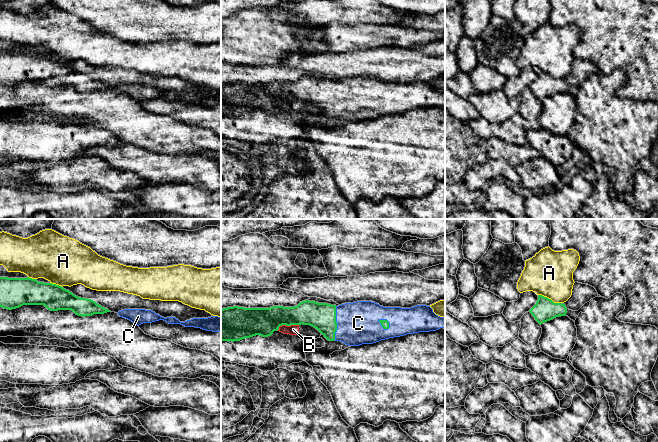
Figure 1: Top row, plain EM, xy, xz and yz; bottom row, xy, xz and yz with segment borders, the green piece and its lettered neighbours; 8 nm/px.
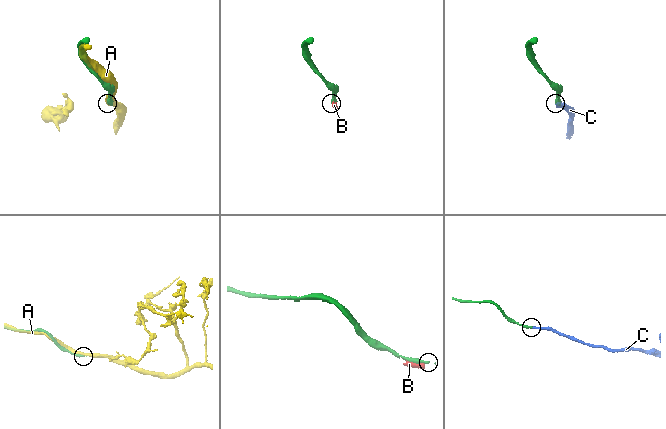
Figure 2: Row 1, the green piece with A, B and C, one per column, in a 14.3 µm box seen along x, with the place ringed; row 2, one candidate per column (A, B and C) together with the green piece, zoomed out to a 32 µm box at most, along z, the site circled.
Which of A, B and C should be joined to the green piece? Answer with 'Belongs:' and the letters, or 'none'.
Belongs: C

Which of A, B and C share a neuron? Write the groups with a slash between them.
A / B / C

